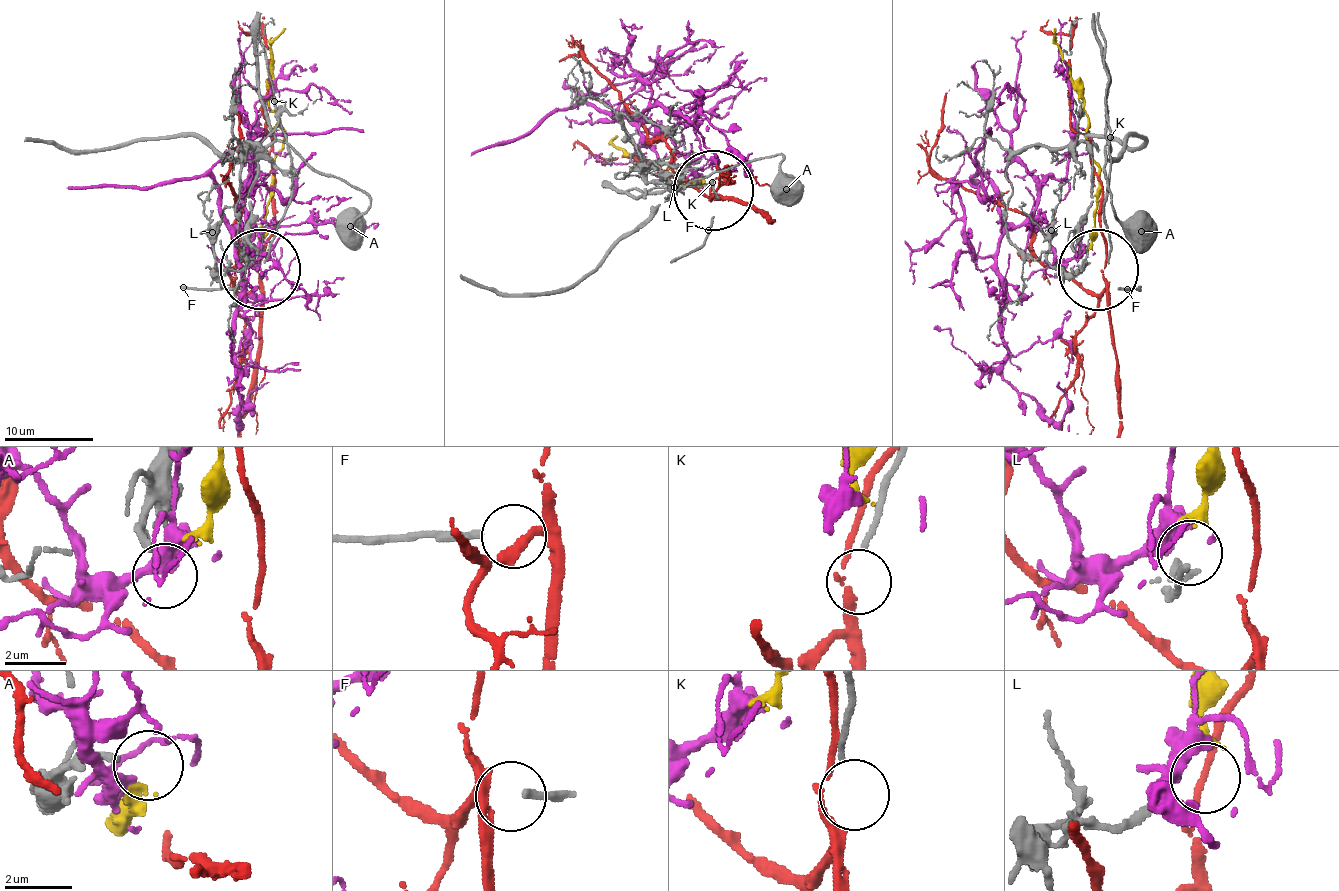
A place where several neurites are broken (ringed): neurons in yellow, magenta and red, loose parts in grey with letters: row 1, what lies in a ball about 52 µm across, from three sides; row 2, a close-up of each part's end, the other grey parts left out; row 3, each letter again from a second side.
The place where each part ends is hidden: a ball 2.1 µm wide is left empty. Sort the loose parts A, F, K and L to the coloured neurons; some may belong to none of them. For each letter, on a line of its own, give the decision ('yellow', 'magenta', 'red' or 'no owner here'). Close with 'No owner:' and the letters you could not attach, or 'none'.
A: no owner here
F: no owner here
K: red
L: yellow
No owner: A, F

